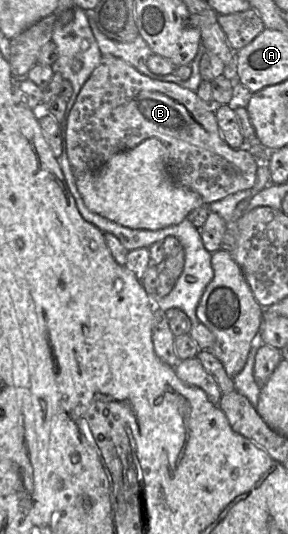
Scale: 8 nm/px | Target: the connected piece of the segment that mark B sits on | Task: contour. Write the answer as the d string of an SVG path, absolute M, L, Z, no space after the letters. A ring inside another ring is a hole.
M105 55L101 57L99 65L92 72L88 80L80 90L76 102L70 112L67 128L66 128L66 145L68 159L73 170L73 174L94 172L101 168L113 155L118 152L132 149L149 138L160 140L166 148L165 164L170 177L179 185L197 193L203 203L210 204L219 201L229 195L235 194L243 190L252 190L257 180L257 170L260 165L258 159L247 148L233 149L223 139L216 119L216 105L203 101L196 91L183 88L172 82L162 82L151 79L150 77L140 73L136 68L128 64L121 58Z

